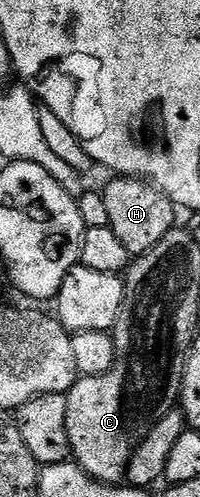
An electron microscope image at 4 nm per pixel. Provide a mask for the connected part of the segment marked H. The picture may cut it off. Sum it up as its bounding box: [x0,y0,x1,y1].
[103,177,175,257]

